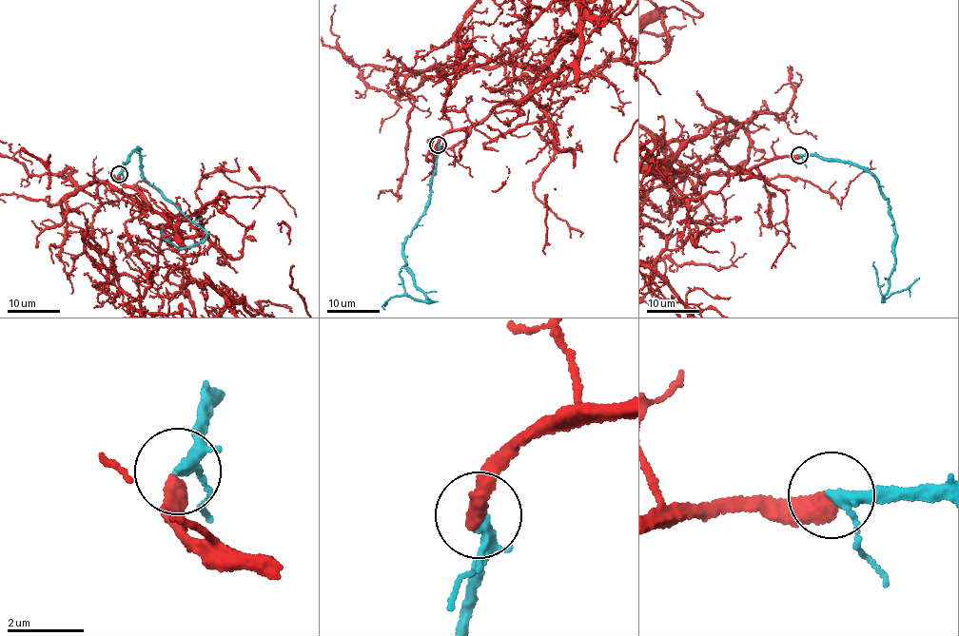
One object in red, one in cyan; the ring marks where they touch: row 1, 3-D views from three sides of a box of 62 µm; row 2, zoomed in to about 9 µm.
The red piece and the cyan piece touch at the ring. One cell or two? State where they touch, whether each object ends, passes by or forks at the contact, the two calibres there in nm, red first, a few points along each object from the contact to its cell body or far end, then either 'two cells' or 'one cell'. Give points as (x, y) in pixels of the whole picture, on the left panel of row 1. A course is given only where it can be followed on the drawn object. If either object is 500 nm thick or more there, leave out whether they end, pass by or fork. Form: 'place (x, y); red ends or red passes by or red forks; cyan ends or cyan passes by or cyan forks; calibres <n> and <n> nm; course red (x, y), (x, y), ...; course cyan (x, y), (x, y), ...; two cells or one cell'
place (119, 174); red ends; cyan forks; calibres 480 and 180 nm; one cell

